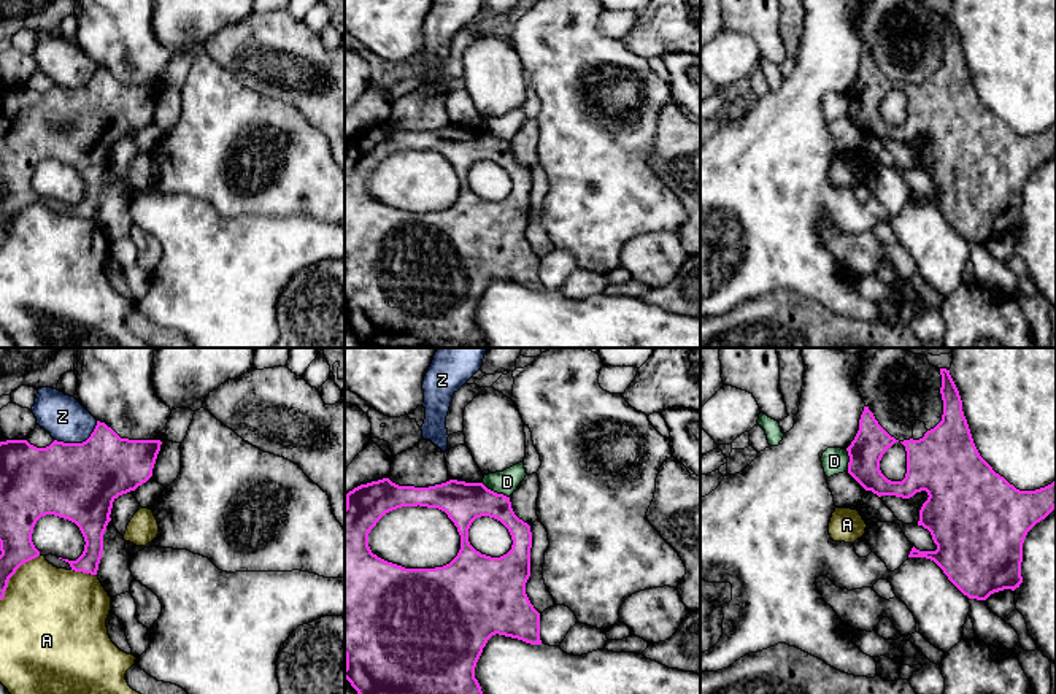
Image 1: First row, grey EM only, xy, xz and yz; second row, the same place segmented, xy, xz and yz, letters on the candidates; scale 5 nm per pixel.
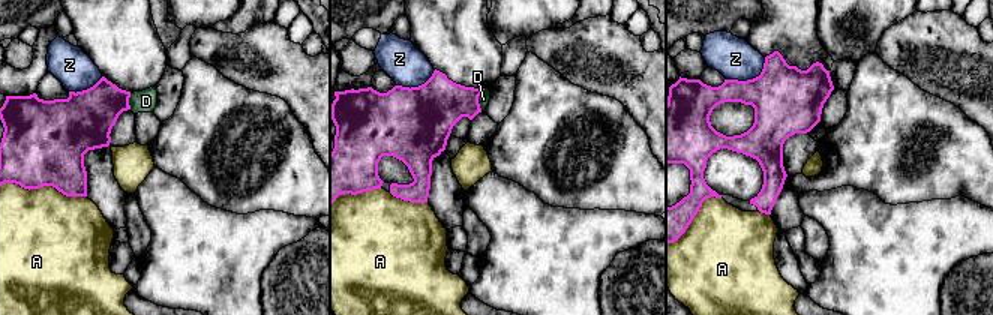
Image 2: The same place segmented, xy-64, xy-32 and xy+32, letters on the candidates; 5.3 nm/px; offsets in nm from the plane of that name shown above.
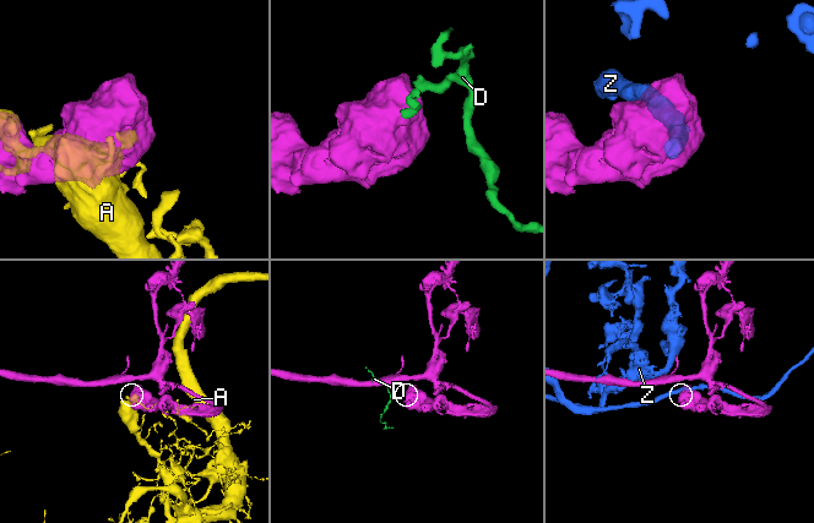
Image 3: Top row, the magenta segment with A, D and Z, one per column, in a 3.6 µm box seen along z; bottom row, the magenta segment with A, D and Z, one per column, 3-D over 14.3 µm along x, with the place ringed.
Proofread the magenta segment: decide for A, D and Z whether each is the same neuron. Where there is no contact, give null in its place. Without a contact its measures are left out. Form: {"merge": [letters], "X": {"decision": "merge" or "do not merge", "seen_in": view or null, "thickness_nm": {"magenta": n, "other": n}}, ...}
{"merge": [], "A": {"decision": "do not merge", "seen_in": "xy", "thickness_nm": {"magenta": 180, "other": 440}}, "D": {"decision": "do not merge", "seen_in": "xz", "thickness_nm": {"magenta": 200, "other": 120}}, "Z": {"decision": "do not merge", "seen_in": "xy", "thickness_nm": {"magenta": 400, "other": 220}}}

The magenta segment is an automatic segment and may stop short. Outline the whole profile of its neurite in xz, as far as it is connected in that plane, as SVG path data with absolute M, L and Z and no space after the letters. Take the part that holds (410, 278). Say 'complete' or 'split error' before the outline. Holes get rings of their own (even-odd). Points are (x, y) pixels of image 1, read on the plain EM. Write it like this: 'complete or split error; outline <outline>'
complete; outline M383 122L349 135L345 151L345 322L370 348L445 343L484 345L481 330L475 322L475 311L492 280L499 278L530 289L541 289L540 257L526 238L526 227L530 221L530 192L530 170L515 159L510 141L488 133L483 127L449 124L429 132L414 132L399 130L389 122ZM418 149L445 156L457 172L461 194L443 211L405 213L378 202L368 191L370 175L386 157ZM481 160L494 162L508 173L513 189L507 199L491 202L470 189L468 173Z

